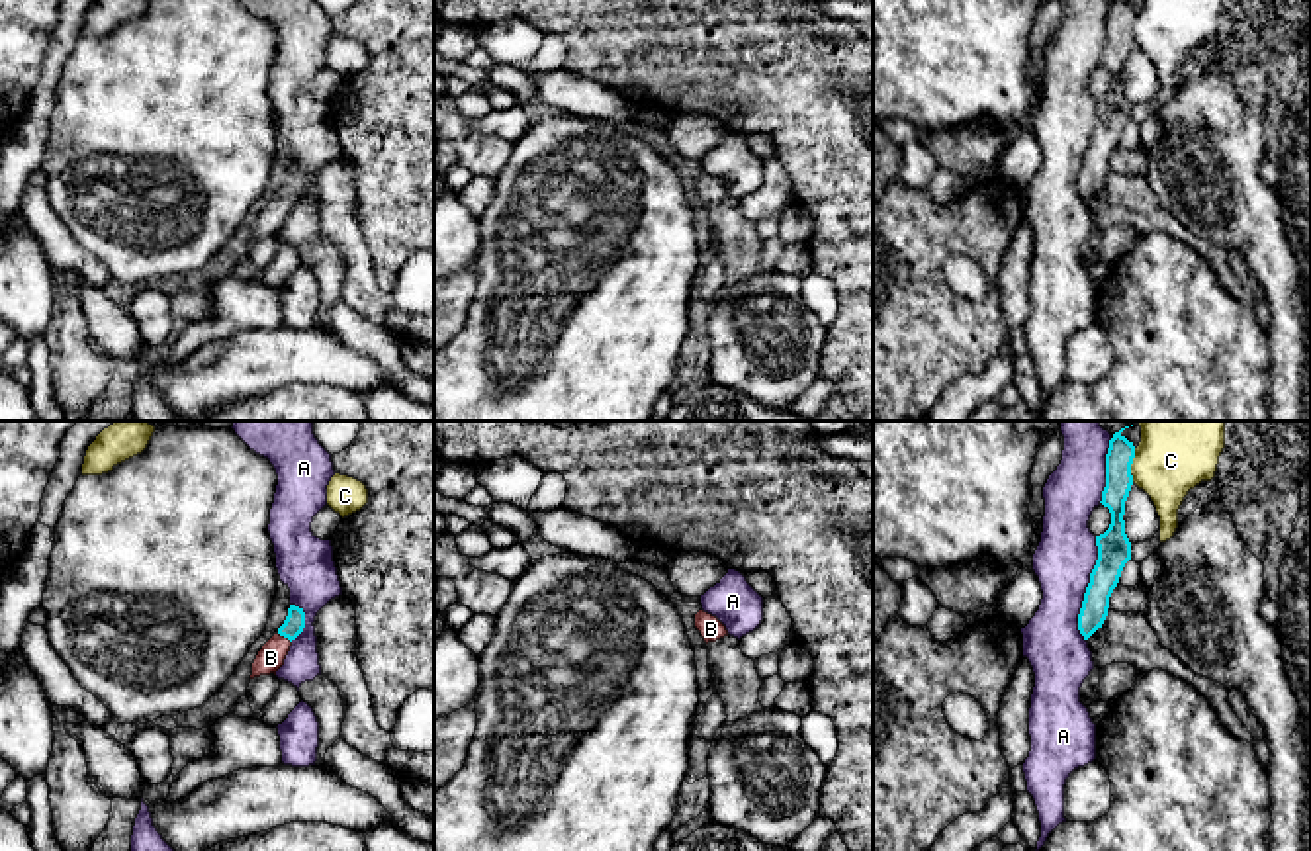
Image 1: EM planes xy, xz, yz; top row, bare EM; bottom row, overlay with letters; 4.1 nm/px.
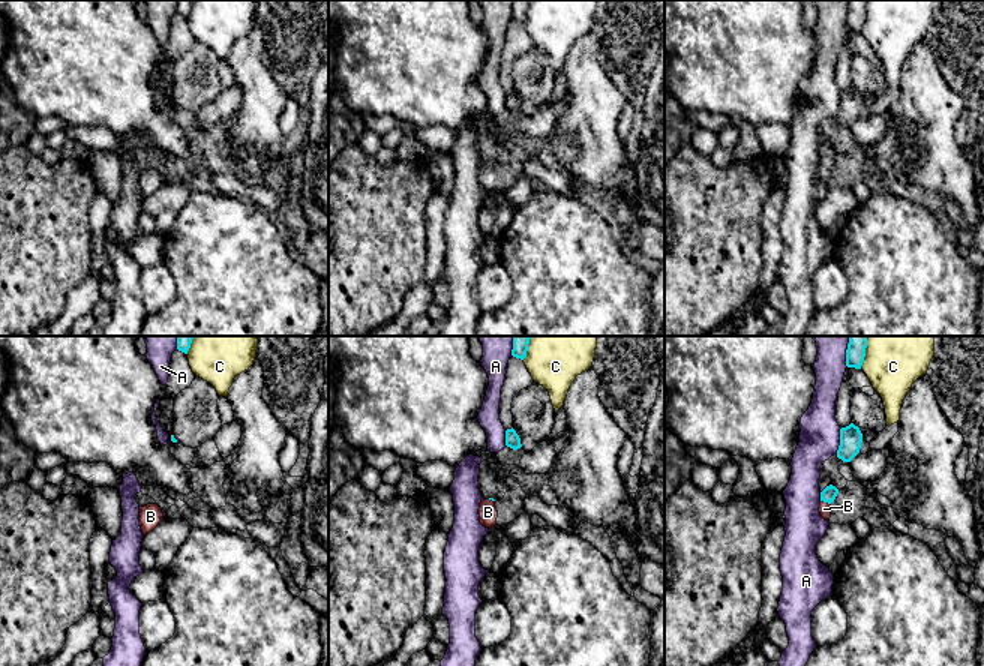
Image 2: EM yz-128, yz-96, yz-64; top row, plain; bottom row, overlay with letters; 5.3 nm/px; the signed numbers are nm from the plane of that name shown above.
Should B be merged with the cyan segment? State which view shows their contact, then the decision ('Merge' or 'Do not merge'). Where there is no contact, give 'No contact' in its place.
Touches cyan in xy. Merge

